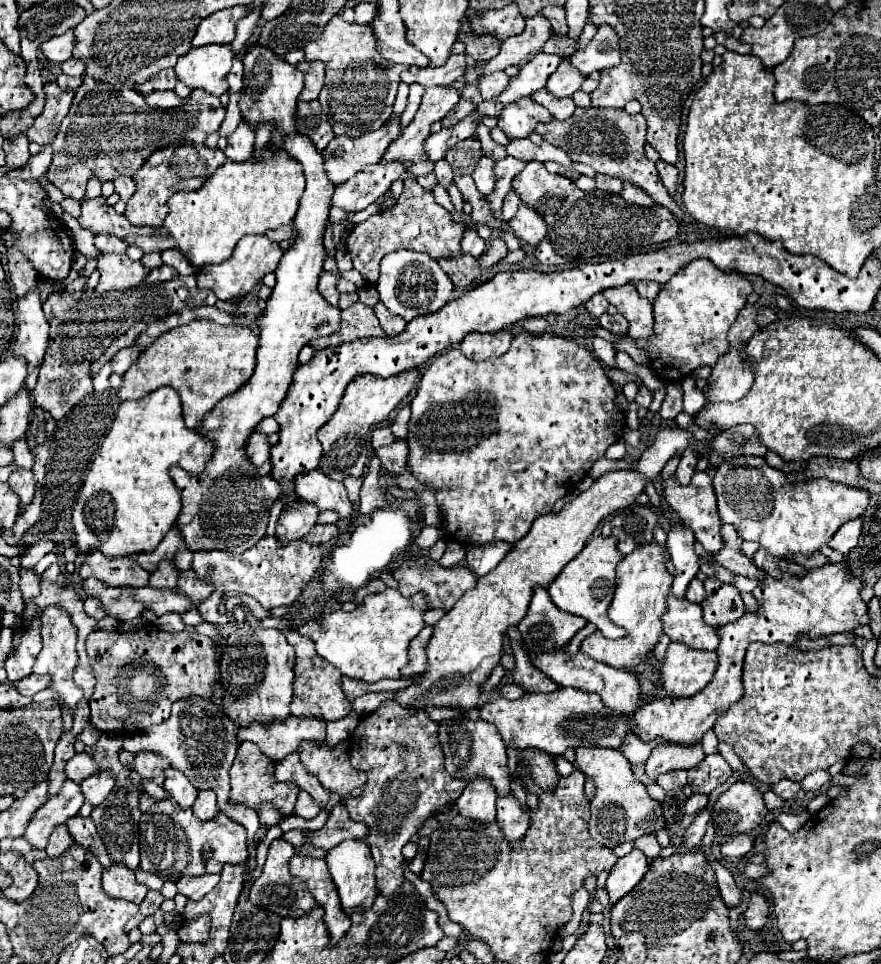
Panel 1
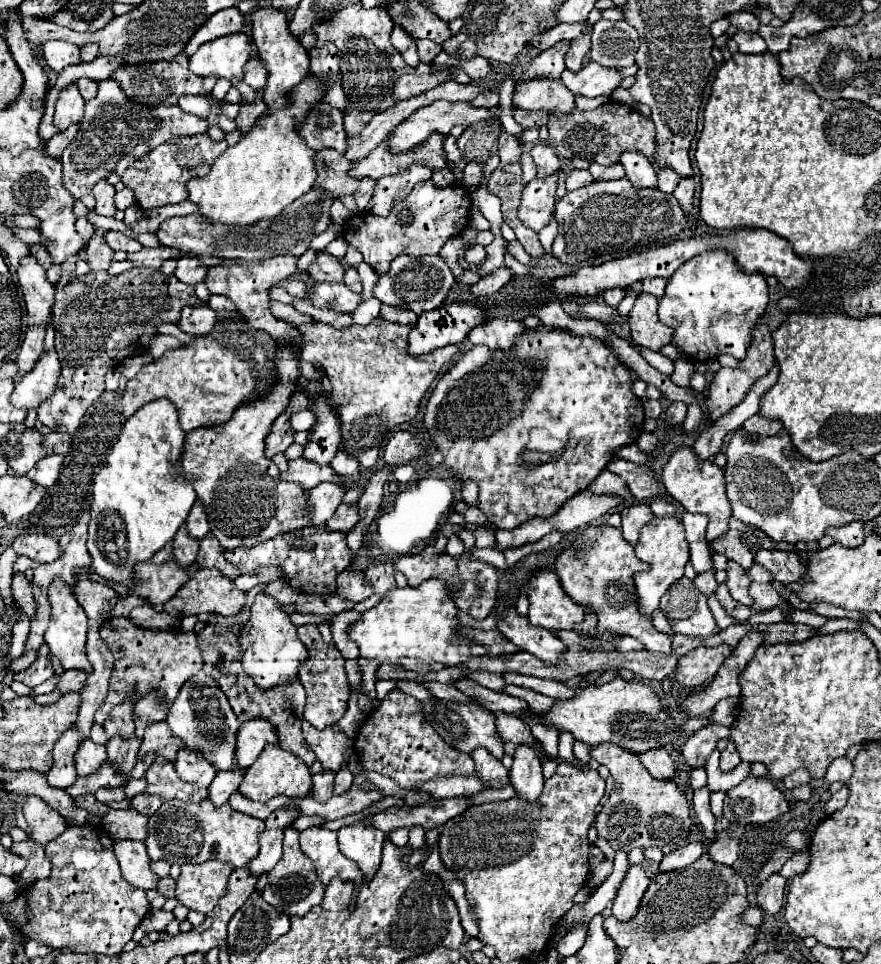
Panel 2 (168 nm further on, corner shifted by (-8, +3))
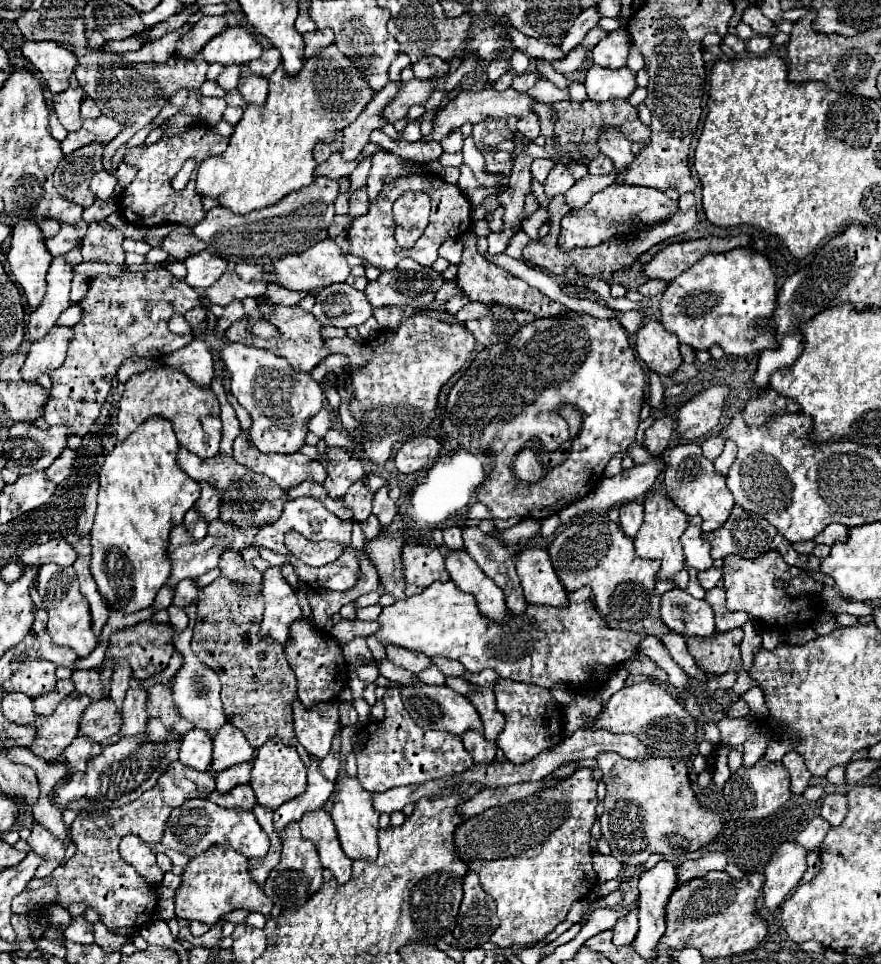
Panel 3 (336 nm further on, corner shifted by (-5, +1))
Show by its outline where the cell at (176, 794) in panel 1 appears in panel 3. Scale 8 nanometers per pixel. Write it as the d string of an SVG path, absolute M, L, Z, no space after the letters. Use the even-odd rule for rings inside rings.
M191 729L181 739L179 761L195 771L211 771L211 761L213 761L211 737L201 729Z

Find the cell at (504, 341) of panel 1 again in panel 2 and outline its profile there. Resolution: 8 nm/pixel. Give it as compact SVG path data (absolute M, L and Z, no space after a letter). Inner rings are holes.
M492 317L490 321L474 327L468 333L468 339L474 345L488 345L490 349L508 349L516 335L520 335L524 327L514 321L514 319L504 319L504 317Z

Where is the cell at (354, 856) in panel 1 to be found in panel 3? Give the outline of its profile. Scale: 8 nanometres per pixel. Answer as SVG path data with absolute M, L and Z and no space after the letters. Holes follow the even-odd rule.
M343 777L341 783L337 785L339 793L335 797L335 805L331 811L331 819L335 823L337 835L339 835L339 843L343 853L349 859L365 859L365 861L375 861L377 859L377 833L379 833L379 813L373 809L371 805L371 797L367 795L369 791L365 791L357 779L353 777Z

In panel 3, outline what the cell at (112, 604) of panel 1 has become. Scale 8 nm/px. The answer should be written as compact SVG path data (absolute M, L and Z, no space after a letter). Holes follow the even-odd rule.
M177 525L169 537L167 555L171 561L171 575L167 583L175 587L183 579L197 579L203 573L215 569L225 547L227 541L215 539L211 535L207 535L201 543L193 543L185 527Z

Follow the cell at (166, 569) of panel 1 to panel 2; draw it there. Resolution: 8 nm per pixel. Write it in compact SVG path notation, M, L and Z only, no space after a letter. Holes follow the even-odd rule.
M182 525L182 527L178 529L178 533L176 533L176 537L174 537L172 543L174 543L174 559L176 559L180 565L188 567L190 563L196 561L196 555L198 555L198 549L200 549L200 541L194 539L194 537L188 533L186 525Z

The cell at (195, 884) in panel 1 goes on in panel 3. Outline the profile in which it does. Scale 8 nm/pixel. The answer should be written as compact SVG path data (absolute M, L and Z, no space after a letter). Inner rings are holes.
M211 847L203 855L191 859L181 875L181 885L175 891L175 915L183 919L195 919L207 925L213 925L221 915L245 907L249 911L259 911L265 917L271 913L271 899L263 889L253 883L247 873L247 857L233 849Z

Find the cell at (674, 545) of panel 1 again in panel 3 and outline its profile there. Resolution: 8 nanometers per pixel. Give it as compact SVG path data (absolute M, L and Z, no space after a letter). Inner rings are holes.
M699 517L689 519L689 525L681 535L681 543L683 543L683 551L685 551L685 559L687 559L689 567L703 571L703 569L709 569L713 565L713 559L709 555L711 547L707 543L707 539L703 537Z

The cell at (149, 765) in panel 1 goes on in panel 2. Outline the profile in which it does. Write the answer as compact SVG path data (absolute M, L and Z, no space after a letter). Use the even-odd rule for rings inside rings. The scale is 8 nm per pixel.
M166 721L160 723L152 723L146 727L144 731L144 739L142 739L142 747L140 747L140 755L138 759L144 759L146 753L154 751L156 757L166 757L168 761L174 761L178 749L182 747L182 739L176 737Z

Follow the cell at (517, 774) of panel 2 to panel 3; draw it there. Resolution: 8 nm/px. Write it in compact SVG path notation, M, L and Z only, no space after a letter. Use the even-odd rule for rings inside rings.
M499 679L493 687L493 693L497 697L497 709L507 719L503 731L499 733L497 745L503 749L505 757L511 763L526 763L536 757L539 751L549 749L561 741L561 728L564 727L563 706L551 697L547 689L529 683L517 683L511 679Z

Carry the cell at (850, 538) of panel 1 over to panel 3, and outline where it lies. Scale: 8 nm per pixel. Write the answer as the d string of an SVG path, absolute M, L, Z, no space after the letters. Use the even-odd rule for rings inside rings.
M827 525L825 531L821 531L821 535L815 537L815 543L825 543L825 545L833 545L837 541L845 543L849 539L849 529L843 525Z

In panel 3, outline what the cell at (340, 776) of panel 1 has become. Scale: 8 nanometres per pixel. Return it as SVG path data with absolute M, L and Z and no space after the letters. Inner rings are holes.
M299 699L293 701L295 735L299 743L317 759L325 759L333 739L337 737L341 723L337 715L337 703L319 703L313 709L305 709Z

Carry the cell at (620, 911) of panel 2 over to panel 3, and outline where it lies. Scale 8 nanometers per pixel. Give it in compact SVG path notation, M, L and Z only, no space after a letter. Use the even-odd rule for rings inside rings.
M631 909L613 927L613 943L615 945L631 945L635 935L637 935L637 911Z

